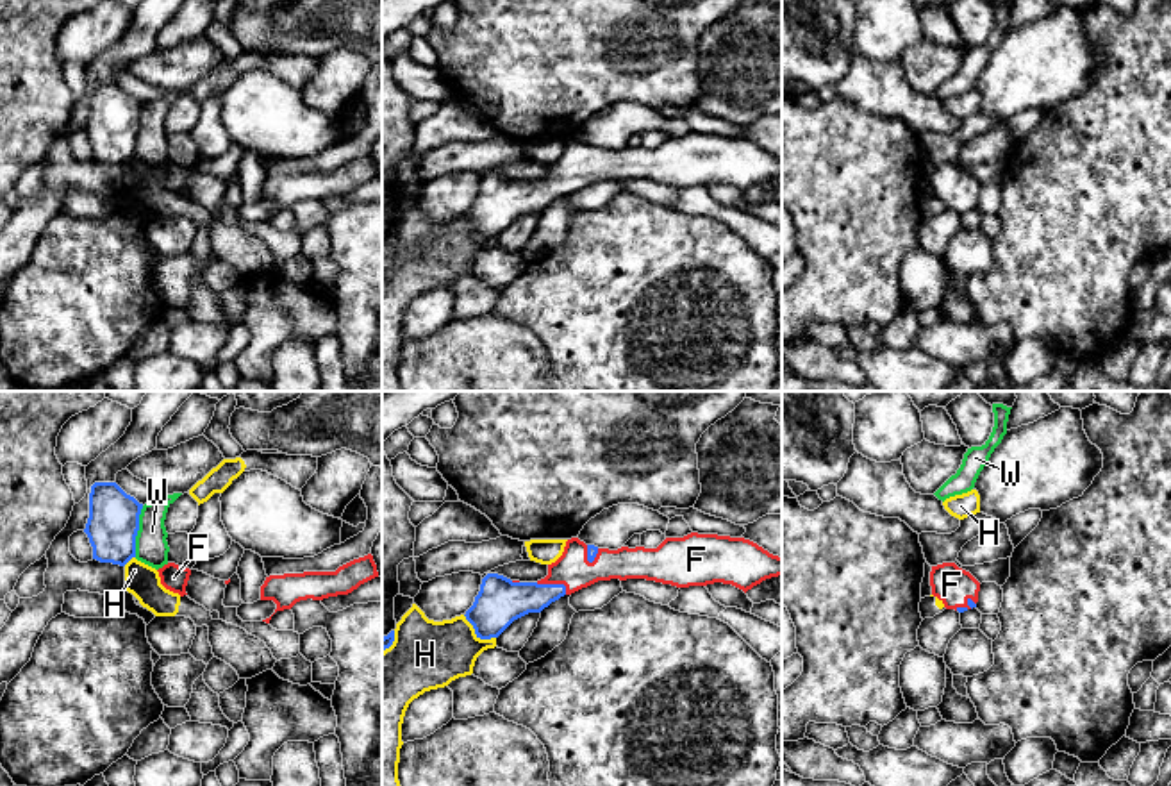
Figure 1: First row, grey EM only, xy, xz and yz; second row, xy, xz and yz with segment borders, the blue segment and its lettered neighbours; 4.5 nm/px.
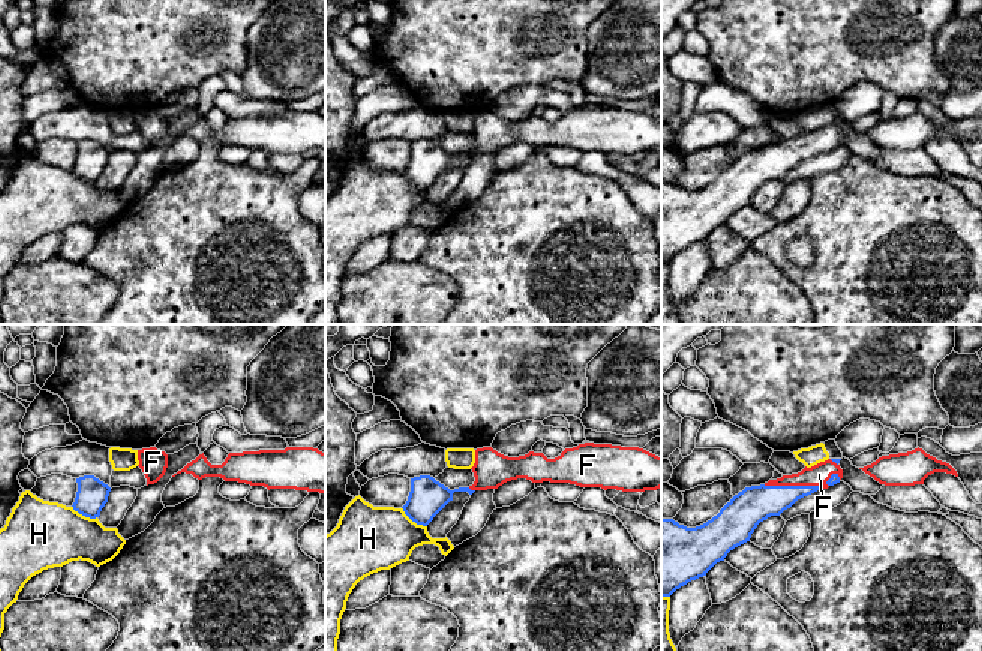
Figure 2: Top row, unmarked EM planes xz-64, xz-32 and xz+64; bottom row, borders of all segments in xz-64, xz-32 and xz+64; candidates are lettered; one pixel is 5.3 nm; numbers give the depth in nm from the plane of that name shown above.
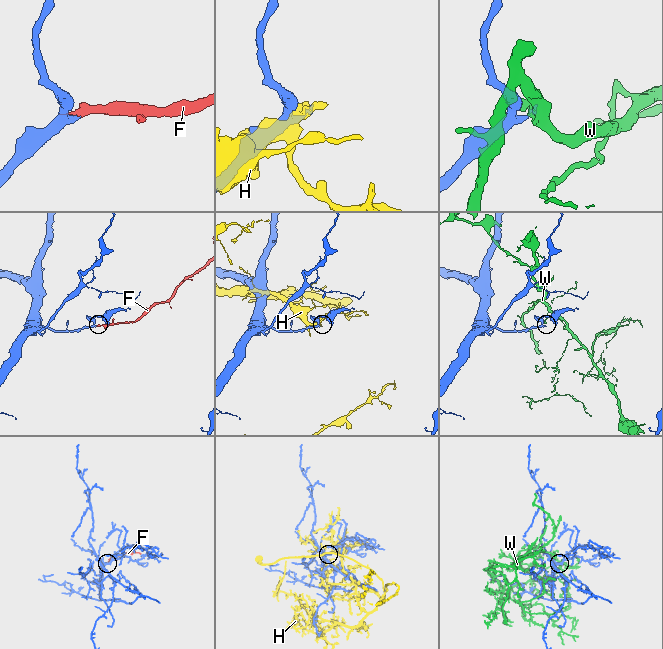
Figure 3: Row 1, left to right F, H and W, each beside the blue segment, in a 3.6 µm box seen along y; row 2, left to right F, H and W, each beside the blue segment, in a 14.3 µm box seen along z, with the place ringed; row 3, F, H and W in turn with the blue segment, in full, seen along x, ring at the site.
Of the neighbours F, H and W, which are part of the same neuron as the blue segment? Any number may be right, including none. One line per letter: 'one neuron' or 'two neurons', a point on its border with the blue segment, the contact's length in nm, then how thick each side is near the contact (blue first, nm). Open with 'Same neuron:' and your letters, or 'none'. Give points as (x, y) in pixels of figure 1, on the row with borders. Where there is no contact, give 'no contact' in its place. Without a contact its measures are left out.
Same neuron: F
F: one neuron; meets blue in xz at (554, 585); contact 150 nm long; 200 nm thick on the blue side, 160 nm on the other
H: two neurons; meets blue in xz at (477, 635); contact 190 nm long; 200 nm thick on the blue side, 320 nm on the other
W: two neurons; meets blue in xy at (138, 529); contact 240 nm long; 240 nm thick on the blue side, 150 nm on the other

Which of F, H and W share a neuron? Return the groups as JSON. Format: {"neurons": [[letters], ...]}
{"neurons": [["F"], ["H"], ["W"]]}

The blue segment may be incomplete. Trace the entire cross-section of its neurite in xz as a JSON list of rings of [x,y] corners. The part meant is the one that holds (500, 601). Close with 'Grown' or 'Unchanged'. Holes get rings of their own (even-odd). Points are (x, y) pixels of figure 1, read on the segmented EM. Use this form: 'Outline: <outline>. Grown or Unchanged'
Outline: [[[691,532],[684,538],[666,538],[657,548],[621,547],[618,550],[598,548],[586,545],[578,538],[571,538],[566,541],[562,556],[548,564],[548,575],[537,582],[519,582],[498,573],[487,573],[482,579],[473,606],[464,616],[473,625],[477,638],[491,640],[498,638],[514,620],[528,613],[541,613],[561,597],[571,595],[598,581],[646,579],[677,588],[723,582],[746,593],[762,581],[778,575],[782,575],[782,557],[769,554],[744,538]]]. Grown

